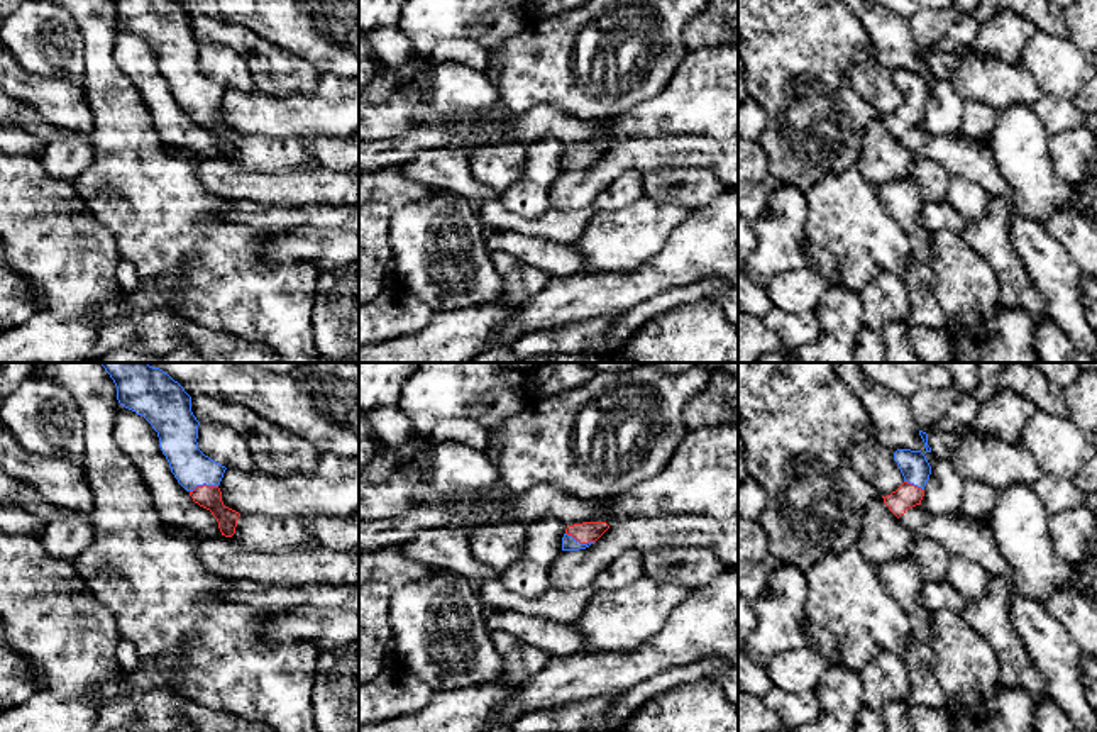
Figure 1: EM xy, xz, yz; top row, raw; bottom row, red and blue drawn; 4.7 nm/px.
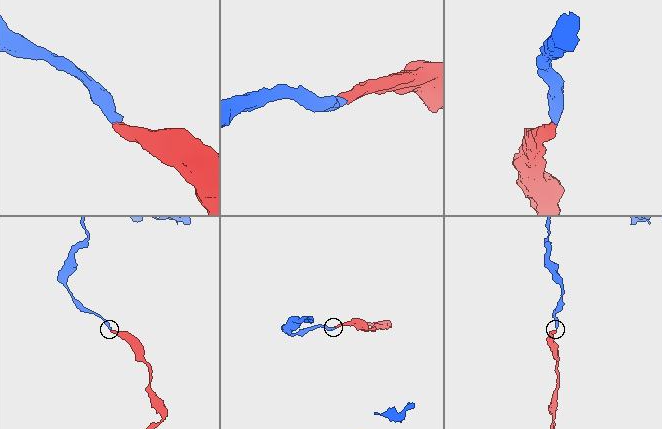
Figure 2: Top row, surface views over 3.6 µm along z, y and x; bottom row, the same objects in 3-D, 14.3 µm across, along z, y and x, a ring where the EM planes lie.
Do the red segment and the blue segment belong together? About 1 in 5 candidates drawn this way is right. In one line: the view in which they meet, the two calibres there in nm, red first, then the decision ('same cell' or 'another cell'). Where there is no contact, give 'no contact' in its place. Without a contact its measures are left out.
meets red in xy; 110 nm thick on the red side, 180 nm on the other; same cell

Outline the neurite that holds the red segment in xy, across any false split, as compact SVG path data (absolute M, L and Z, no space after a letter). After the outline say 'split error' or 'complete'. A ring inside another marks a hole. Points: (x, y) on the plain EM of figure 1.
M113 0L122 27L142 36L157 53L159 68L171 93L195 124L212 132L222 156L235 154L239 132L222 122L218 108L225 86L198 69L200 42L191 32L191 17L174 0Z; split error

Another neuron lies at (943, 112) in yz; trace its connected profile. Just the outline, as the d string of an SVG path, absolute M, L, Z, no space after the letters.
M936 80L924 107L923 129L936 136L958 132L965 103L950 81Z

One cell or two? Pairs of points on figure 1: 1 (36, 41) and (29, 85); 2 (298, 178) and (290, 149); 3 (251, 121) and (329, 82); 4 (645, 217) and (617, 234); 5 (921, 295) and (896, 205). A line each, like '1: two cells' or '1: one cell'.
1: two cells
2: two cells
3: one cell
4: one cell
5: one cell

